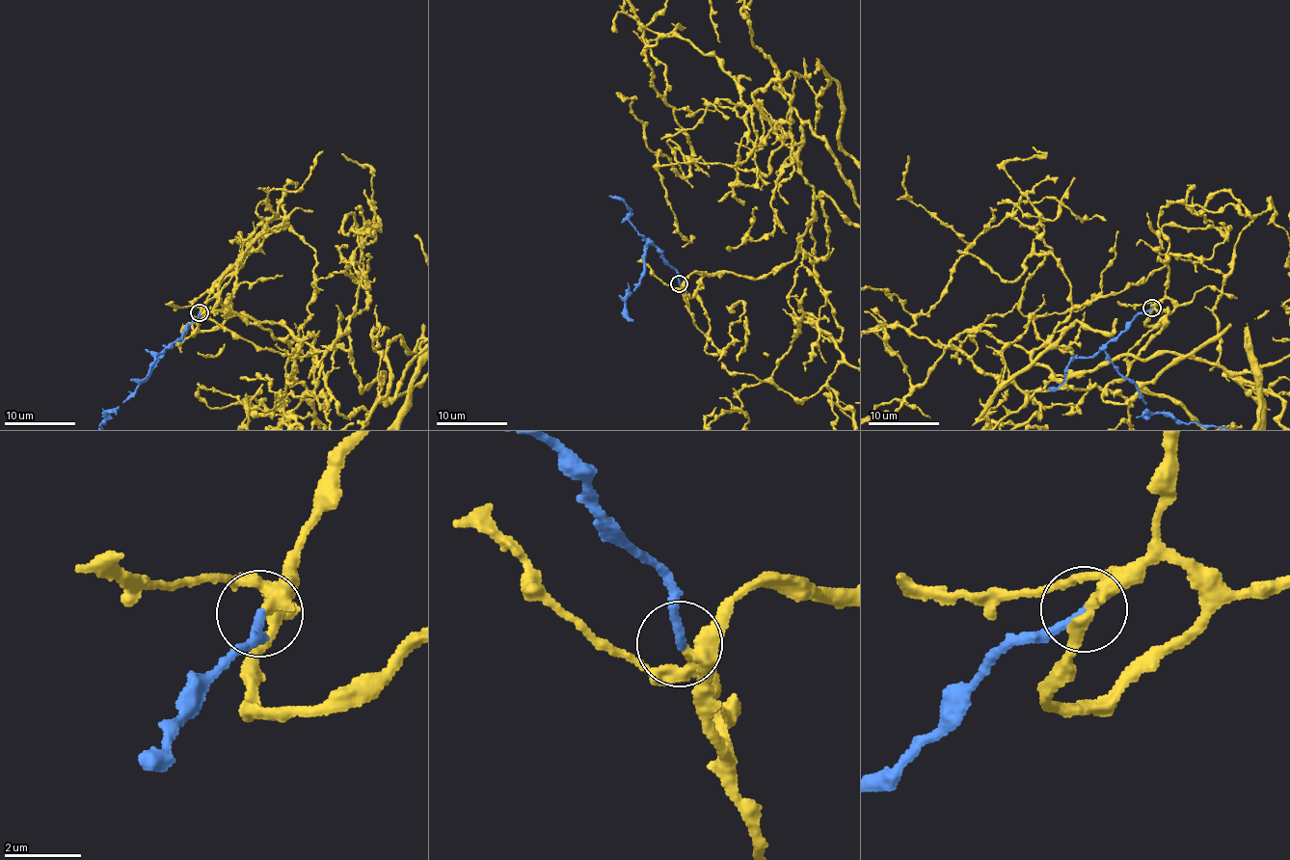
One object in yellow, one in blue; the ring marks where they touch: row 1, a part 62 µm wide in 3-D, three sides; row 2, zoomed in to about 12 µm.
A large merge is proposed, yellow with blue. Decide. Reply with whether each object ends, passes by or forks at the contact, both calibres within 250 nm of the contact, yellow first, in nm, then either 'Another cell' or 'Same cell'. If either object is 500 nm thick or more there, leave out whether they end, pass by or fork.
At the ring yellow passes by. At the ring blue ends. Thickness 240 nm (yellow) against 240 nm. Same cell

